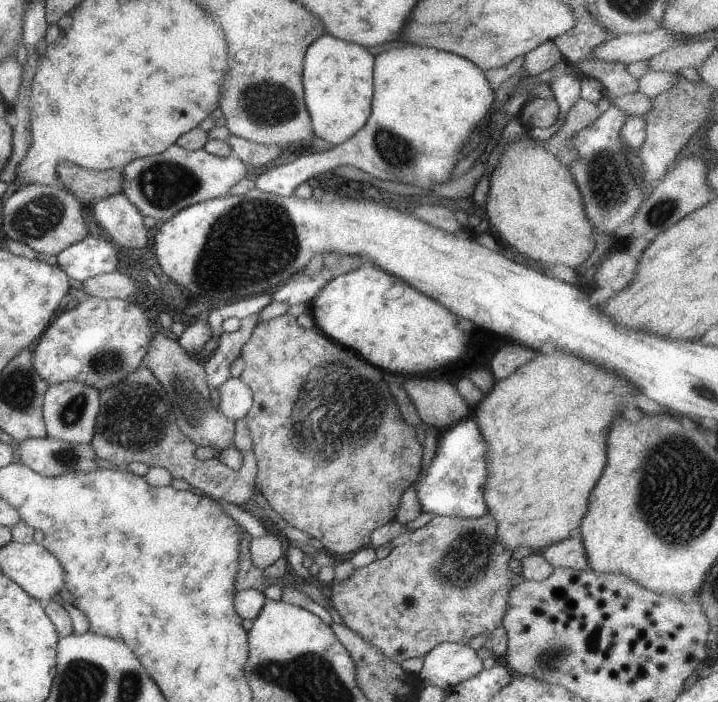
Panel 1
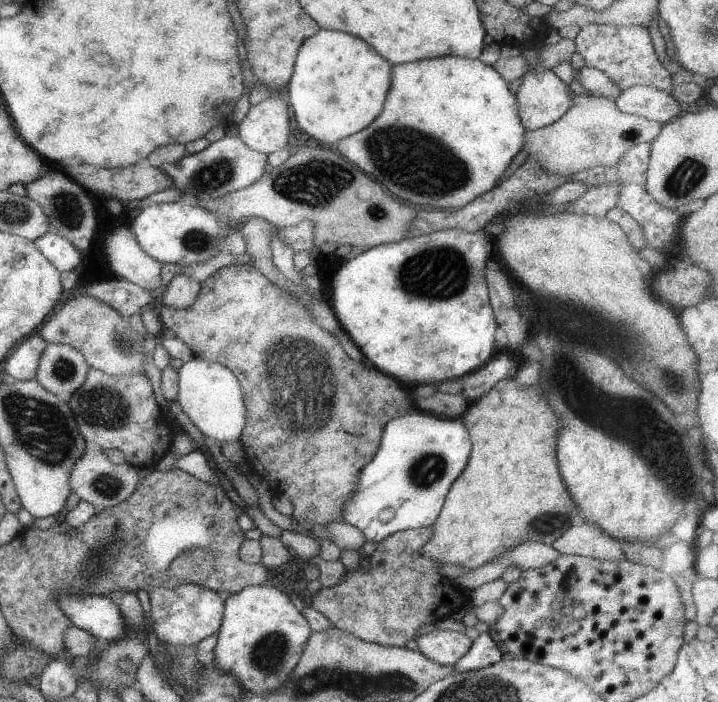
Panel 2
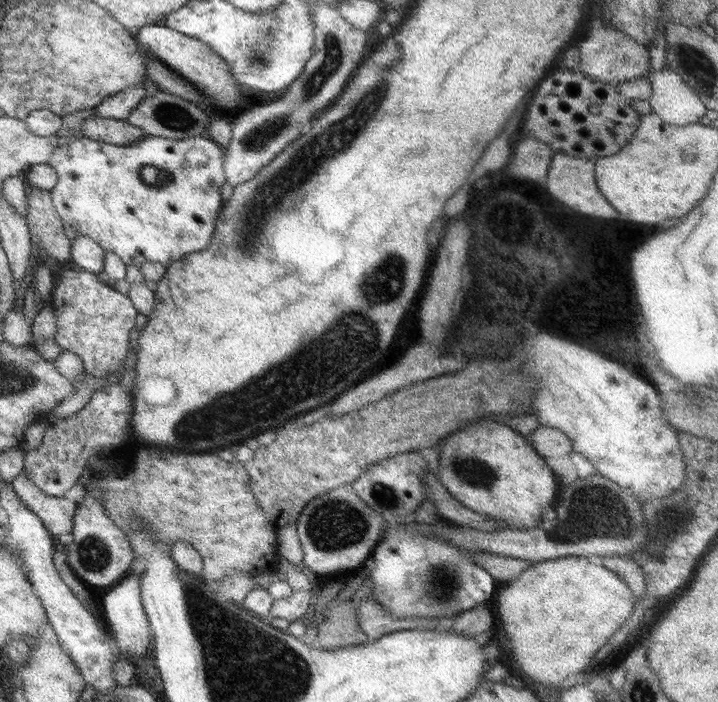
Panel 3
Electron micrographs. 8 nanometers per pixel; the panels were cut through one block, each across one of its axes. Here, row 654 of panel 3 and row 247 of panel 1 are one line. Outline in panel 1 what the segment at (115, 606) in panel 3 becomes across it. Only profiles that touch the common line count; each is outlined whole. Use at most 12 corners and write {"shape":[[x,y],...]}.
{"shape":[[122,192],[93,217],[119,248],[148,242],[144,216]]}

